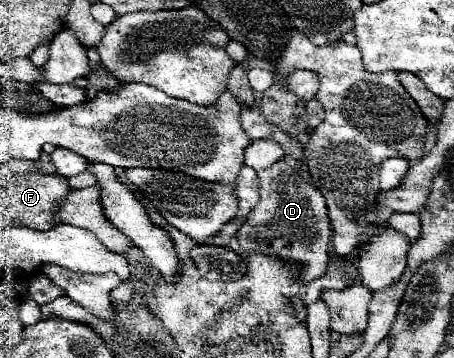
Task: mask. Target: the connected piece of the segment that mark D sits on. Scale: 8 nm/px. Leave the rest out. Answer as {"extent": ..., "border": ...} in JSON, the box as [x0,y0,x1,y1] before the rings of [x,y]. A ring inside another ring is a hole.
{"extent":[238,160,332,280],"border":[[[284,160],[274,162],[270,168],[260,170],[260,202],[250,212],[248,220],[238,230],[242,250],[274,254],[286,260],[306,264],[302,274],[304,280],[322,276],[328,268],[328,254],[332,242],[332,224],[328,220],[328,208],[320,190],[314,188],[304,176],[290,168]]]}

